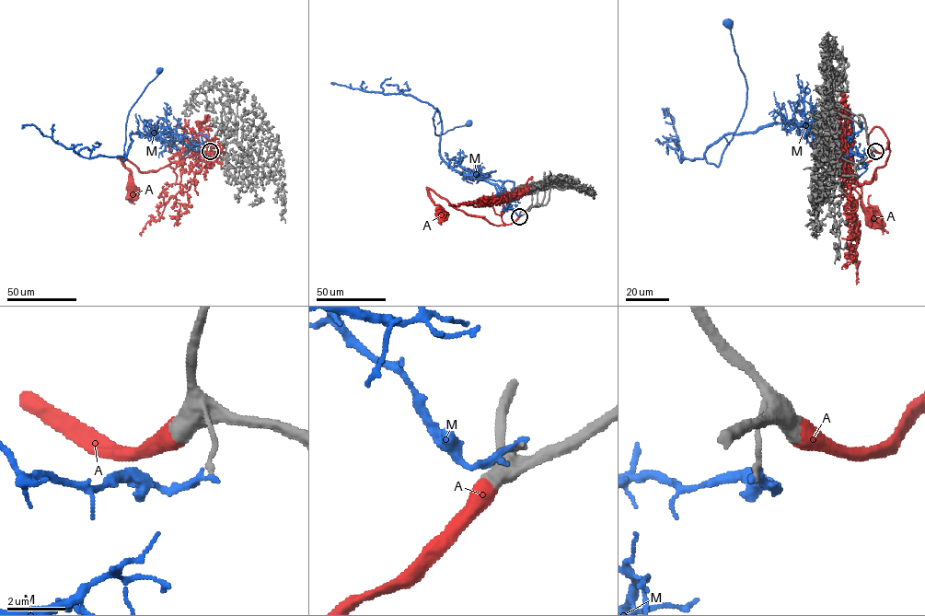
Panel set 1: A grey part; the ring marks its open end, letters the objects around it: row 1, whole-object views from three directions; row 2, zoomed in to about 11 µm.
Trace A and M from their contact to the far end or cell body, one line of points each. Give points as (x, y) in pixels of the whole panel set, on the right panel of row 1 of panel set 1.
A: (875, 151), (888, 144), (889, 156), (863, 184), (830, 161), (841, 161), (856, 177), (861, 203), (874, 216)
M: (872, 155), (768, 123), (724, 133), (707, 162), (718, 166), (746, 100), (727, 23)

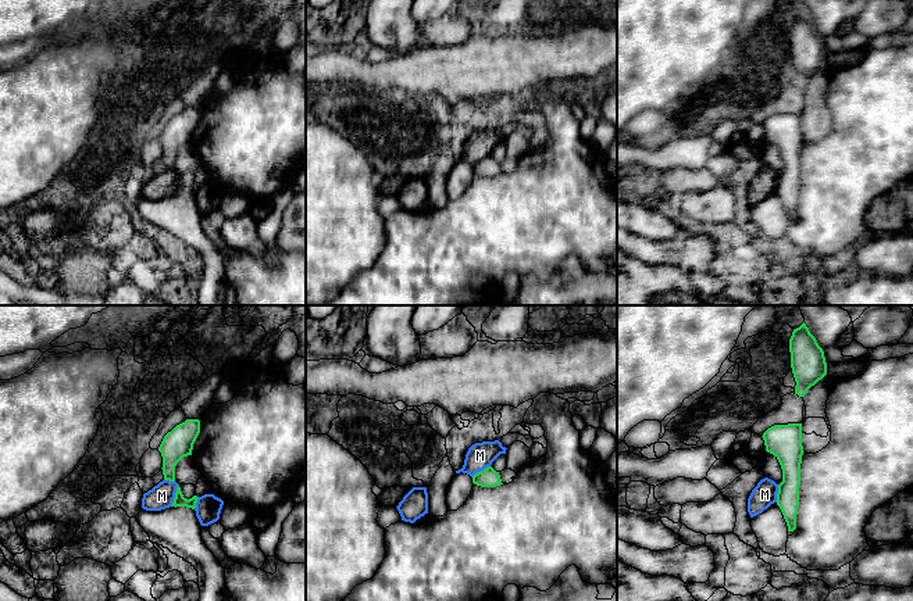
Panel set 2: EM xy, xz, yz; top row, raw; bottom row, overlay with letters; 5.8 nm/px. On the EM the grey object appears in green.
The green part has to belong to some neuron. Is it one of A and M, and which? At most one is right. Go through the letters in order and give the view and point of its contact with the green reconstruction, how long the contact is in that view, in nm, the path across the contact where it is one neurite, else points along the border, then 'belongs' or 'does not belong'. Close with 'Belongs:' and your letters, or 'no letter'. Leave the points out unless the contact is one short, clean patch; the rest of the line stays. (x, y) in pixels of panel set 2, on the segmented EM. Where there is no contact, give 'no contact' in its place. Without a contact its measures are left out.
A: no contact | belongs
M: xy (175, 496) | 140 nm | does not belong
Belongs: A

